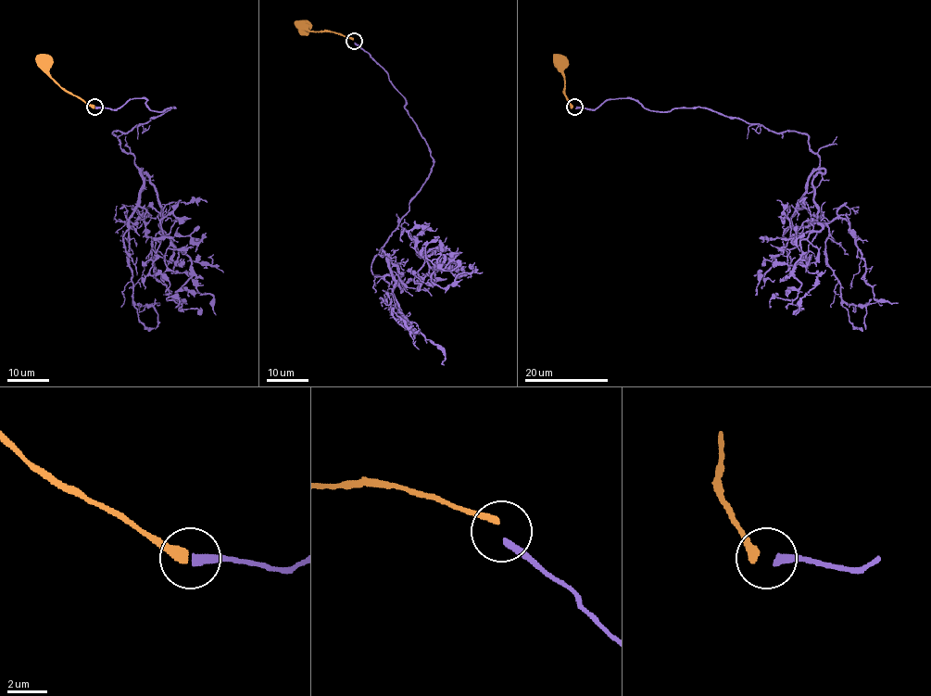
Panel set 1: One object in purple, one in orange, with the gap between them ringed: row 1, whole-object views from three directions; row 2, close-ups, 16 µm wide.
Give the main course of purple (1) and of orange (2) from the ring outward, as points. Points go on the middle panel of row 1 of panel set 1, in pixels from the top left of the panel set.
1: (354, 42), (403, 96), (434, 162), (371, 272), (395, 286), (399, 269), (388, 258), (399, 311), (442, 364)
2: (353, 39), (332, 31), (311, 31), (297, 20)

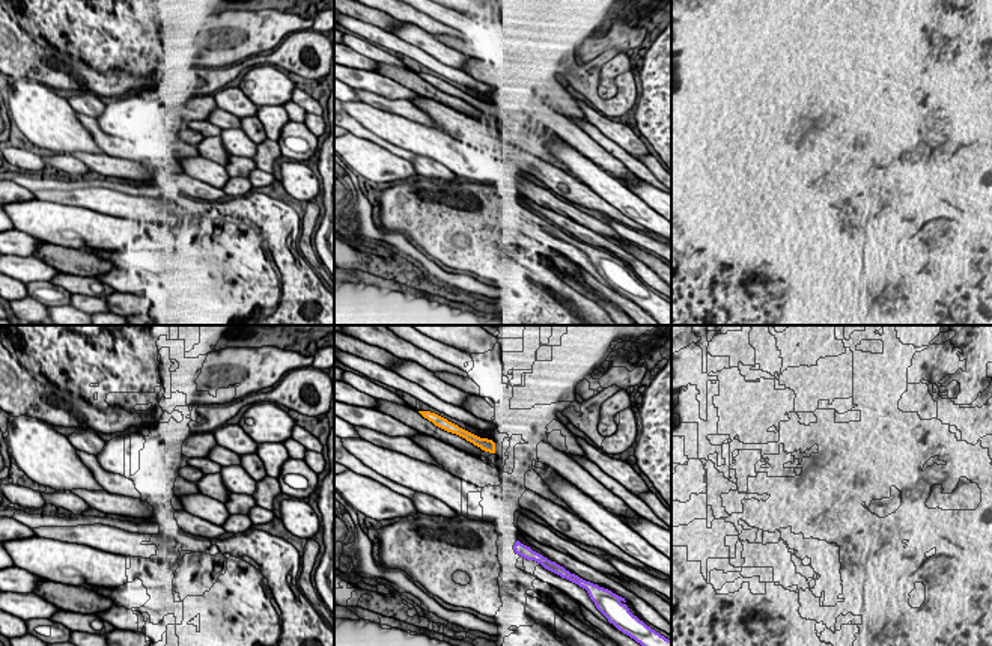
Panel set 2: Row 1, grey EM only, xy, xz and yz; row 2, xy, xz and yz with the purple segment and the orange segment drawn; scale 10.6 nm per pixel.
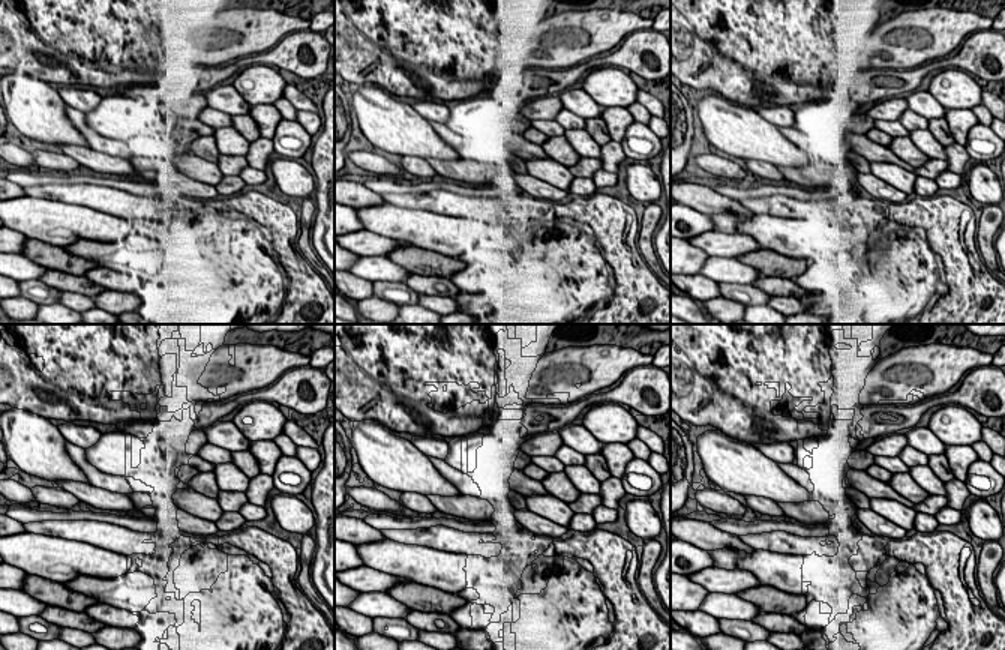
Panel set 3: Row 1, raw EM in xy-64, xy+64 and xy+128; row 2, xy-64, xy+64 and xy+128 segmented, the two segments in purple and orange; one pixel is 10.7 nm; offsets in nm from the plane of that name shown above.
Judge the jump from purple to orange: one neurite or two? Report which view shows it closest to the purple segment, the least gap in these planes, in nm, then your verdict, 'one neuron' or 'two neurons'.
view xz; gap 950 nm; one neuron

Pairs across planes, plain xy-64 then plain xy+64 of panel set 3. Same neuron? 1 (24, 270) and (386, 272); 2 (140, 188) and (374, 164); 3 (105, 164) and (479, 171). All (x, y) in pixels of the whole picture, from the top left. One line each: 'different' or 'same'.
1: same
2: different
3: same

